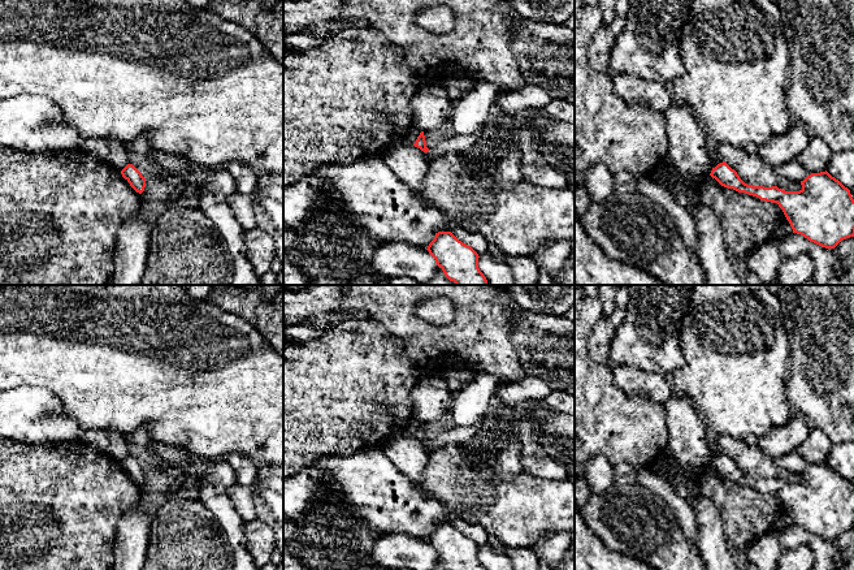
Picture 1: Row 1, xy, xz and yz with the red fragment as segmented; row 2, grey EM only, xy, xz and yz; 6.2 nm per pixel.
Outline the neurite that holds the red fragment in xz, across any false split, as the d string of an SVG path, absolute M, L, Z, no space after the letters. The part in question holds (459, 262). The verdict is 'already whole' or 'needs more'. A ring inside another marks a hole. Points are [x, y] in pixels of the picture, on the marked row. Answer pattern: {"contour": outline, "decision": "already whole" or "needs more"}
{"contour": "M451 232L435 233L426 250L445 276L456 285L487 285L486 277L478 268L478 254Z", "decision": "already whole"}

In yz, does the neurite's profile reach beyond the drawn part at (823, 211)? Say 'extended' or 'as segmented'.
as segmented

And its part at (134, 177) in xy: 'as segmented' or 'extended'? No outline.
as segmented

